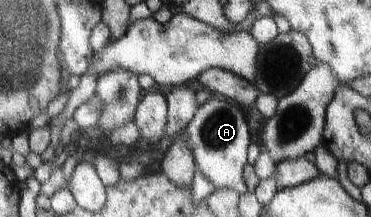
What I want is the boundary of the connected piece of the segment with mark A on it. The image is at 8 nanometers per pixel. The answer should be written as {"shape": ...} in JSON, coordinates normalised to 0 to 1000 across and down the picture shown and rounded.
{"shape":[[[580,442],[550,475],[523,553],[504,576],[507,673],[523,696],[531,774],[539,779],[588,871],[636,876],[650,899],[668,885],[658,839],[658,765],[668,756],[668,682],[679,664],[679,590],[663,553],[652,488],[617,456]]]}

